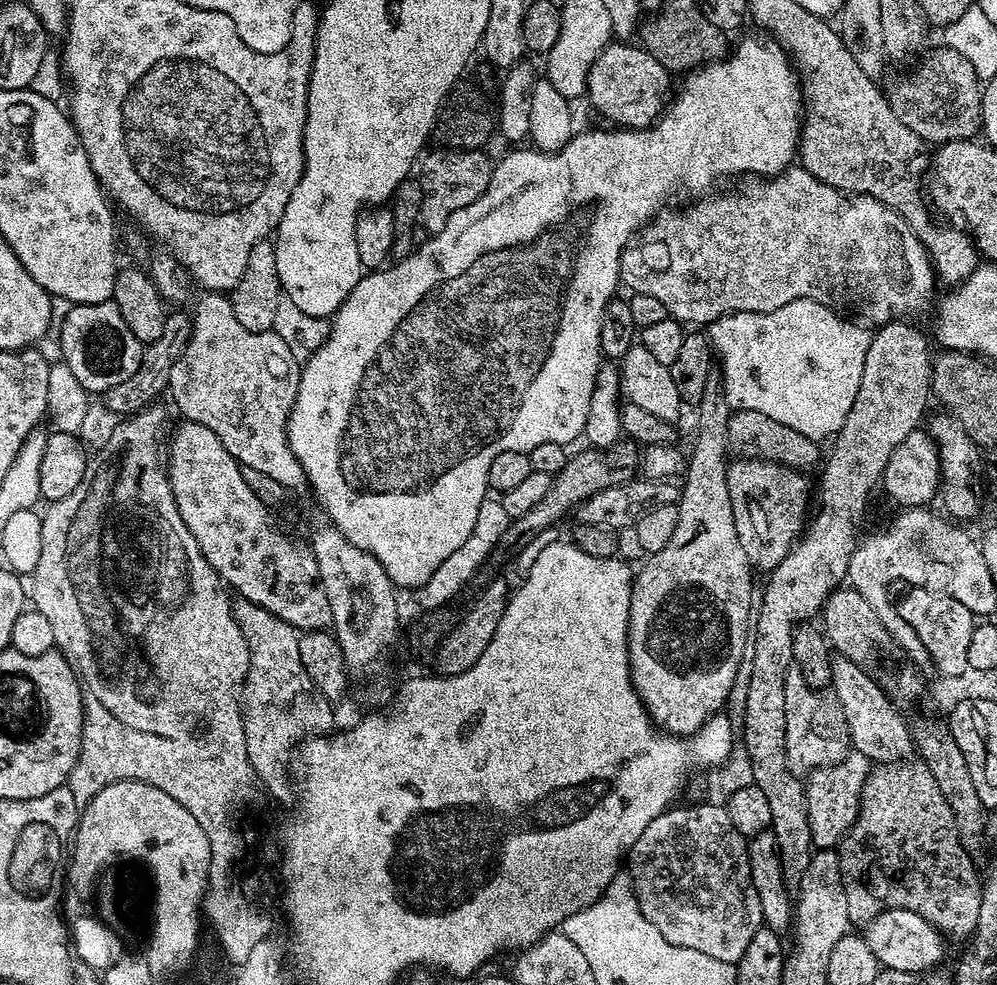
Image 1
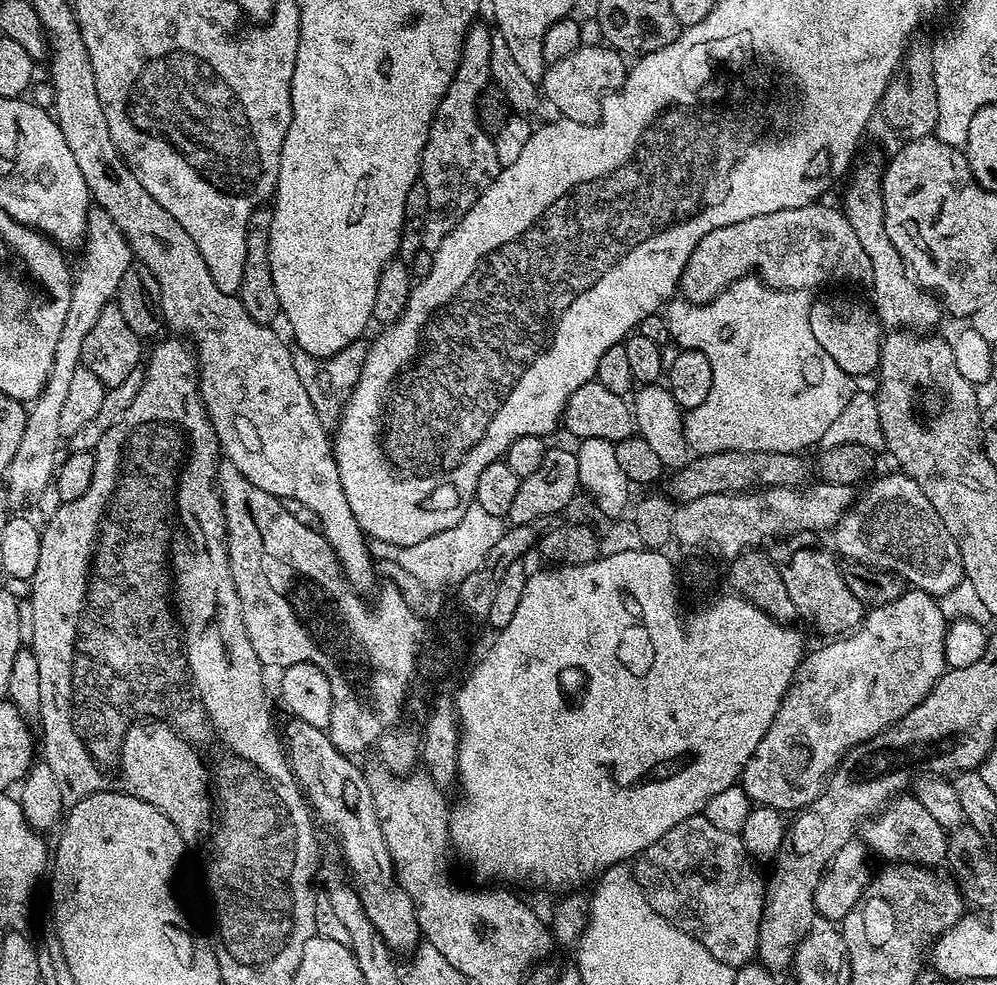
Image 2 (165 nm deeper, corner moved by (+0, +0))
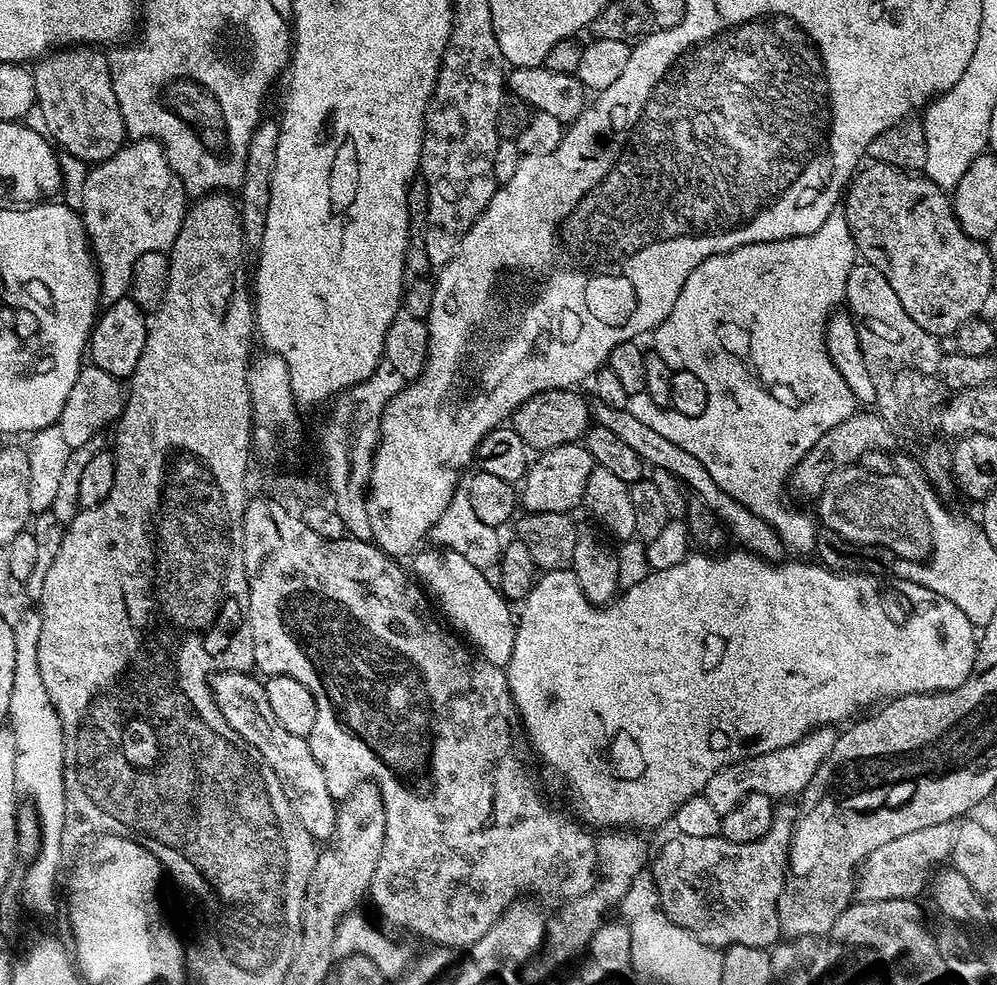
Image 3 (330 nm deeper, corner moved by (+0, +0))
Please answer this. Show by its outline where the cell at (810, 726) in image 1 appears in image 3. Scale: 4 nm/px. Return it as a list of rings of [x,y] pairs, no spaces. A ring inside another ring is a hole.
[[[832,726],[814,728],[804,737],[785,748],[773,752],[763,752],[757,756],[750,756],[746,760],[738,760],[735,764],[728,764],[704,787],[703,796],[722,814],[734,810],[742,798],[750,794],[766,794],[773,798],[796,798],[800,791],[816,779],[816,772],[824,766],[830,750],[834,750],[834,742],[838,735]]]

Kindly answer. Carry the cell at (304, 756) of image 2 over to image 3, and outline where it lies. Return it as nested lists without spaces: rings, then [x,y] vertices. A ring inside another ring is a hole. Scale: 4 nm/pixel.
[[[245,672],[213,673],[209,684],[215,698],[215,704],[222,711],[227,724],[266,758],[266,762],[270,764],[270,768],[274,770],[275,777],[278,778],[278,782],[282,786],[283,796],[290,802],[291,809],[294,810],[298,820],[302,822],[303,828],[311,834],[313,839],[320,842],[327,841],[333,837],[333,831],[336,828],[338,806],[334,797],[330,795],[328,786],[326,786],[326,778],[320,763],[314,758],[305,737],[290,734],[284,726],[272,719],[273,710],[270,708],[267,689],[262,682],[260,684],[255,678],[258,679],[255,675]]]

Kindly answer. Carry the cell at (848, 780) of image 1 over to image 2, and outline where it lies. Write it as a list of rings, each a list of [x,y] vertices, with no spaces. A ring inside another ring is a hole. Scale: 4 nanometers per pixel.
[[[904,794],[893,799],[879,814],[863,825],[862,841],[869,853],[878,855],[884,862],[912,863],[920,867],[936,868],[948,858],[948,832],[916,800],[915,795]]]

